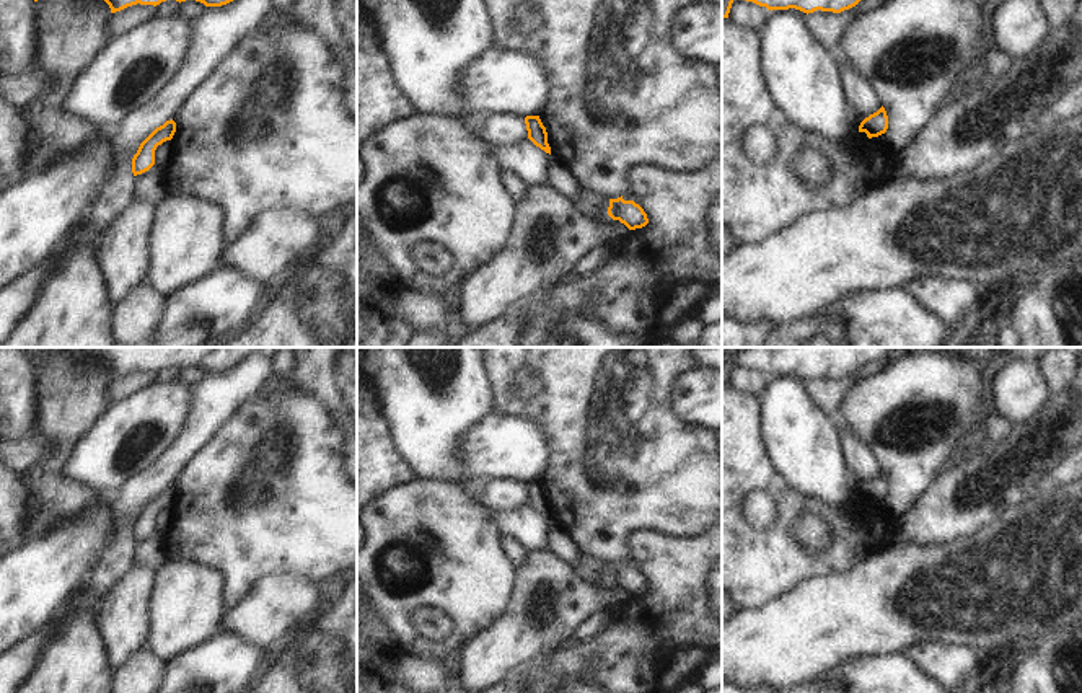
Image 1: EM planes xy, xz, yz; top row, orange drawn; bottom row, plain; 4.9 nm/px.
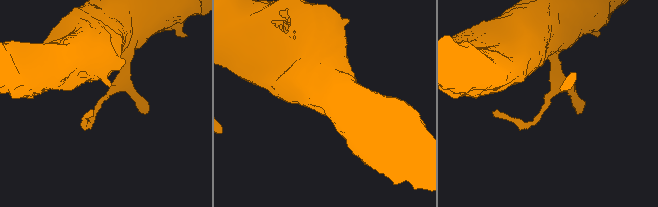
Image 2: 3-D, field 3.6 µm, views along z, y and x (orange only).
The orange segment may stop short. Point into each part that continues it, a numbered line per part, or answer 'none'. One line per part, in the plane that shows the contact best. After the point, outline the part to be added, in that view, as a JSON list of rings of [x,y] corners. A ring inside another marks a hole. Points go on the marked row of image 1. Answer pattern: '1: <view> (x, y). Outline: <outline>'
none

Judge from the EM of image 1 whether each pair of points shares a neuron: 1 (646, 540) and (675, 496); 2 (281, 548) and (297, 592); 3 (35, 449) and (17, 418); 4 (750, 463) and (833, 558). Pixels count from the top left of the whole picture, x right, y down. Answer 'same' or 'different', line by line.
1: different
2: different
3: different
4: same

